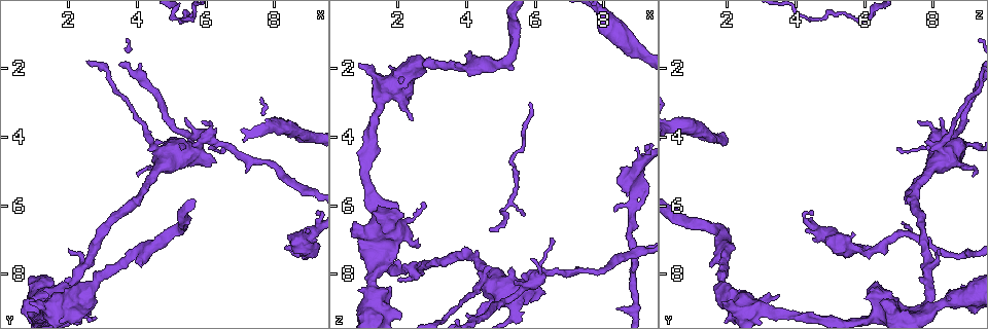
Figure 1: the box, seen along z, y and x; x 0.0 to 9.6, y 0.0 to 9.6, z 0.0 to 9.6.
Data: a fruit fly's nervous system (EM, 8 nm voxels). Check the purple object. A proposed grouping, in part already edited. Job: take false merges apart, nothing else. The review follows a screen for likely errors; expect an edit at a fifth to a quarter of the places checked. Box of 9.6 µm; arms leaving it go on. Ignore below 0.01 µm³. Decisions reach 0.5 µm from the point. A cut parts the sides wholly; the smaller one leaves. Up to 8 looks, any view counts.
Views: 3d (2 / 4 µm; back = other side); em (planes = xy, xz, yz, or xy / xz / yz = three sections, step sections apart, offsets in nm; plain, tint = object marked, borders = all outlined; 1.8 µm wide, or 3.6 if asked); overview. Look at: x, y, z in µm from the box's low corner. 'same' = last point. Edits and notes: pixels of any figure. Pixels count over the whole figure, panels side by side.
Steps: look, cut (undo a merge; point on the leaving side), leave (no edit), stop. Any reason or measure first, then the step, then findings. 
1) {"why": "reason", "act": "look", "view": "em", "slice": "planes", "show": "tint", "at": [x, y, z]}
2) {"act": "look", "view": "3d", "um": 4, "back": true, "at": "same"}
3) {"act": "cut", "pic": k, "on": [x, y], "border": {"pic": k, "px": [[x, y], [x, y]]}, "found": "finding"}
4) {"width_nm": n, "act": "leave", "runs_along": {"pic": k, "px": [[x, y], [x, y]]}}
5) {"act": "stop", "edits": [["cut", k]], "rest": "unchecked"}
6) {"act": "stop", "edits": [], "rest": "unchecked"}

{"why": "branch point", "act": "look", "view": "3d", "um": 4, "at": [1.55, 8.95, 2.65]}

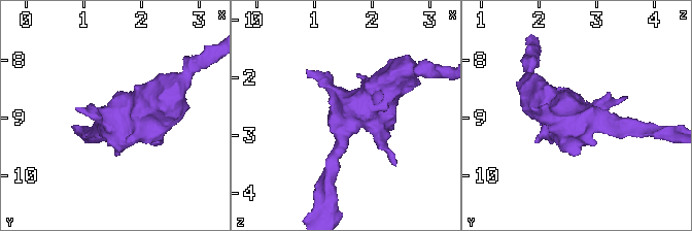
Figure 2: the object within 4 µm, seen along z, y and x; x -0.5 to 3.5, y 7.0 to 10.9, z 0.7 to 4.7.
{"why": "need the tissue", "act": "look", "view": "em", "slice": "yz", "step": 16, "show": "tint", "at": [1.60, 8.95, 2.65]}

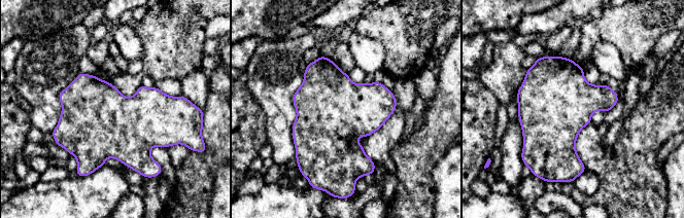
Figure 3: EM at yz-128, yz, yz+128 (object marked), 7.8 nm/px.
{"act": "leave", "found": "continuous, no second neuron"}

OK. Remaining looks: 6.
{"why": "abrupt turn", "act": "look", "view": "em", "slice": "xy", "step": 4, "show": "tint", "at": [6.10, 4.00, 8.10]}

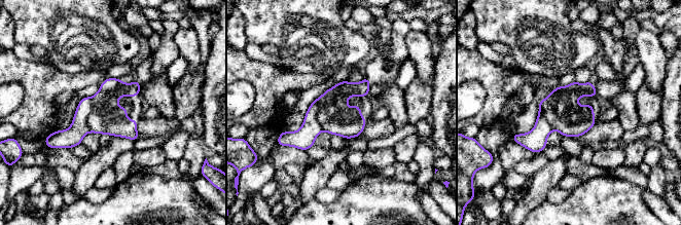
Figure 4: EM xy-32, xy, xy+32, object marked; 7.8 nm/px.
{"why": "cut it another way", "act": "look", "view": "em", "slice": "planes", "show": "tint", "at": "same"}

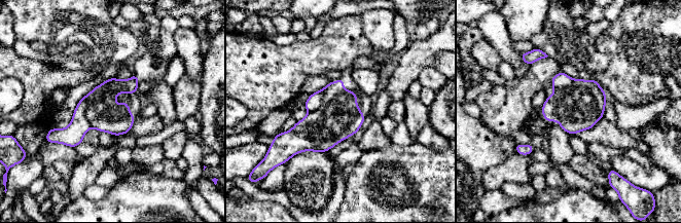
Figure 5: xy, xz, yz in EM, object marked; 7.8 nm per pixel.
{"act": "leave", "runs_along": {"pic": 5, "px": [[135, 78], [116, 86], [58, 140]]}, "found": "one neuron here"}

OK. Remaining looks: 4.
{"why": "thick turns thin", "act": "look", "view": "em", "slice": "planes", "show": "tint", "at": [8.90, 7.30, 5.55]}

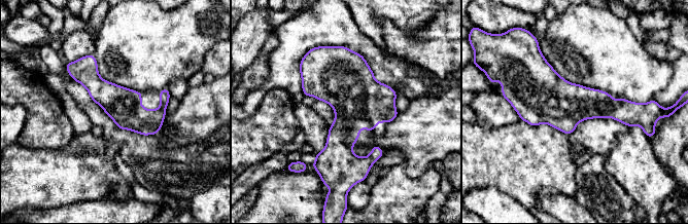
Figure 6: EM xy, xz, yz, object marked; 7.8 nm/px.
{"width_nm": 280, "act": "leave", "runs_along": {"pic": 6, "px": [[69, 69], [158, 127]]}, "found": "all the same neuron"}

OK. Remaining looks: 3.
{"act": "stop", "edits": [], "rest": "unchecked"}

